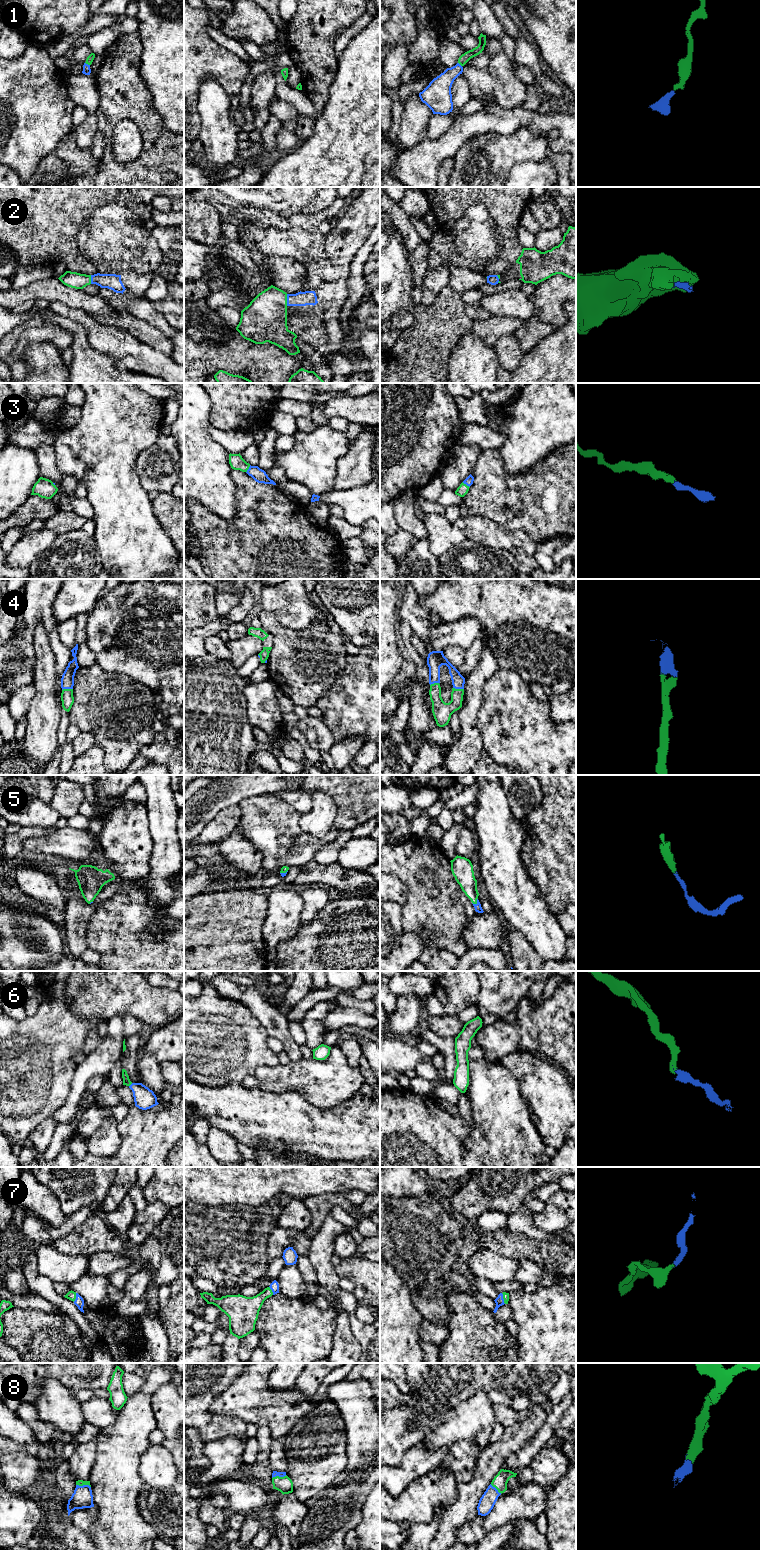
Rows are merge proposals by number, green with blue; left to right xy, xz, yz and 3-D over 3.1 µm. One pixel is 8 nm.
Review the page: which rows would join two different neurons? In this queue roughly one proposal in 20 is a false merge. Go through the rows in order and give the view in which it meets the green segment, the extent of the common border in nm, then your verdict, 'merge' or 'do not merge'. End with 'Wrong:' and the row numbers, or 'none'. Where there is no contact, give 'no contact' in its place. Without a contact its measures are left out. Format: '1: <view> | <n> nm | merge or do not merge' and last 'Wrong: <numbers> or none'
1: xy | 50 nm | merge
2: xz | 100 nm | merge
3: xz | 70 nm | merge
4: xy | 90 nm | merge
5: yz | 70 nm | merge
6: xy | 40 nm | merge
7: yz | 90 nm | merge
8: xy | 120 nm | merge
Wrong: none

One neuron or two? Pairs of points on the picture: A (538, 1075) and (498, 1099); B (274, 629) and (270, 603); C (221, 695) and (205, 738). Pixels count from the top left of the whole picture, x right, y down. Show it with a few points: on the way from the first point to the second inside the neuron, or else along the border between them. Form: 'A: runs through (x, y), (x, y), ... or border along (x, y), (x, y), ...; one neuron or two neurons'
A: border along (505, 1068), (517, 1081), (521, 1098), (527, 1108); two neurons
B: border along (262, 609), (272, 613), (278, 621), (291, 628); two neurons
C: runs through (220, 706), (220, 716), (211, 727); one neuron

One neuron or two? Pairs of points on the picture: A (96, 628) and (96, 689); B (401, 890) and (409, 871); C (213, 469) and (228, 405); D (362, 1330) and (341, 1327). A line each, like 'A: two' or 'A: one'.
A: two
B: two
C: two
D: two

